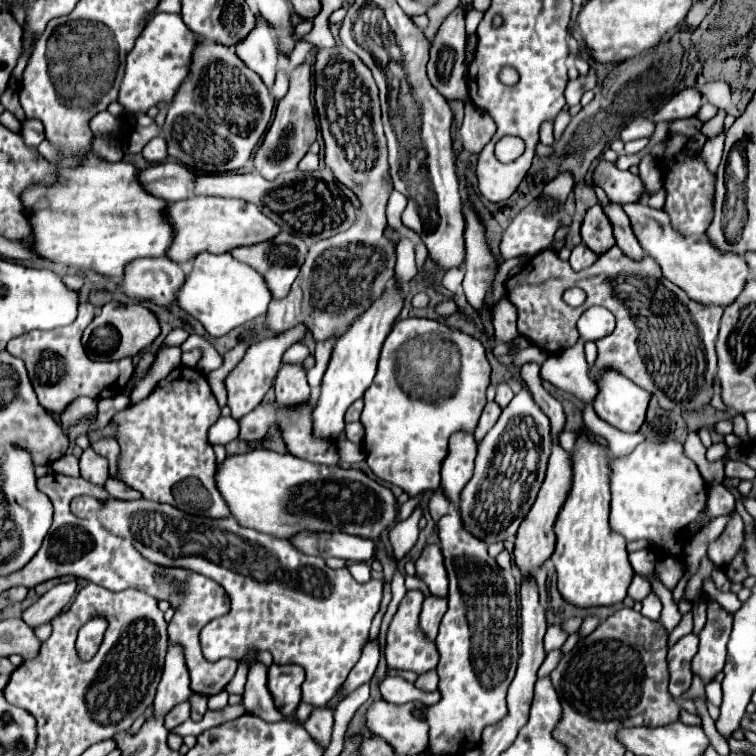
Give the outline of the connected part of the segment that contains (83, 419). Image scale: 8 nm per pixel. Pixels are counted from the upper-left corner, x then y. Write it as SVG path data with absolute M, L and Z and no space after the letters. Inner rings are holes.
M92 398L74 400L66 408L64 416L60 418L60 424L68 430L70 442L74 442L78 436L88 432L88 428L96 422L96 414L98 414L98 408L96 408L96 400Z

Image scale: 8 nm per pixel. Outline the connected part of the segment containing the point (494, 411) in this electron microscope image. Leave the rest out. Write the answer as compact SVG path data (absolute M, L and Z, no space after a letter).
M488 402L488 404L486 404L486 408L484 408L482 416L480 416L478 428L476 428L476 432L474 432L476 442L482 442L482 438L488 434L488 430L496 424L496 420L498 420L500 412L502 412L502 410L500 410L500 406L498 406L496 402Z

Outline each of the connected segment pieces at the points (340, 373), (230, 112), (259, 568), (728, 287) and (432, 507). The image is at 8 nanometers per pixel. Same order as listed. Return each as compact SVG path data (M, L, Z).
M388 288L384 296L380 298L380 304L372 304L372 310L368 310L340 340L336 340L336 346L332 350L332 358L328 364L328 370L322 380L322 392L320 398L312 410L312 436L314 438L326 438L336 440L344 430L344 414L350 408L350 404L364 396L366 388L372 384L378 364L378 354L382 348L384 338L392 330L392 324L402 308L402 290Z
M200 42L192 72L166 114L162 136L168 142L168 154L200 174L236 172L244 168L268 128L272 108L274 98L268 86L256 72L246 68L234 50L214 42Z
M78 496L72 500L72 512L80 518L98 518L104 526L108 526L118 536L130 538L136 548L154 564L164 566L182 566L192 568L212 580L216 580L230 596L232 608L226 616L208 622L200 632L202 654L206 660L214 662L220 658L240 660L248 648L270 650L276 664L298 664L306 670L306 688L302 692L302 702L312 706L326 706L340 684L346 682L350 670L358 662L366 642L370 624L380 610L382 602L382 580L370 580L366 584L358 584L348 568L332 570L324 560L316 556L304 556L290 540L276 538L270 534L260 534L252 528L244 528L238 524L234 516L224 520L210 520L200 516L190 516L170 504L160 504L152 500L114 500L110 498L106 504L96 502L92 496Z
M640 202L624 204L622 208L628 214L634 234L636 234L640 246L644 248L644 252L648 256L652 256L660 264L662 274L670 282L680 286L692 300L696 300L704 306L726 308L742 294L742 290L750 278L748 264L742 256L724 256L724 254L716 252L716 248L712 248L712 244L708 244L706 236L702 236L700 242L686 240L684 236L680 236L678 232L672 230L670 218L664 210L654 210Z
M440 488L436 492L432 492L428 512L432 514L434 520L438 520L440 516L444 516L444 512L448 512L448 500L444 500L444 494L440 492Z

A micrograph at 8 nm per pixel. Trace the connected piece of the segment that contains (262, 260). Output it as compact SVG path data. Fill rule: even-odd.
M280 232L272 242L238 248L230 254L268 278L274 298L284 298L306 260L308 246L298 236Z

